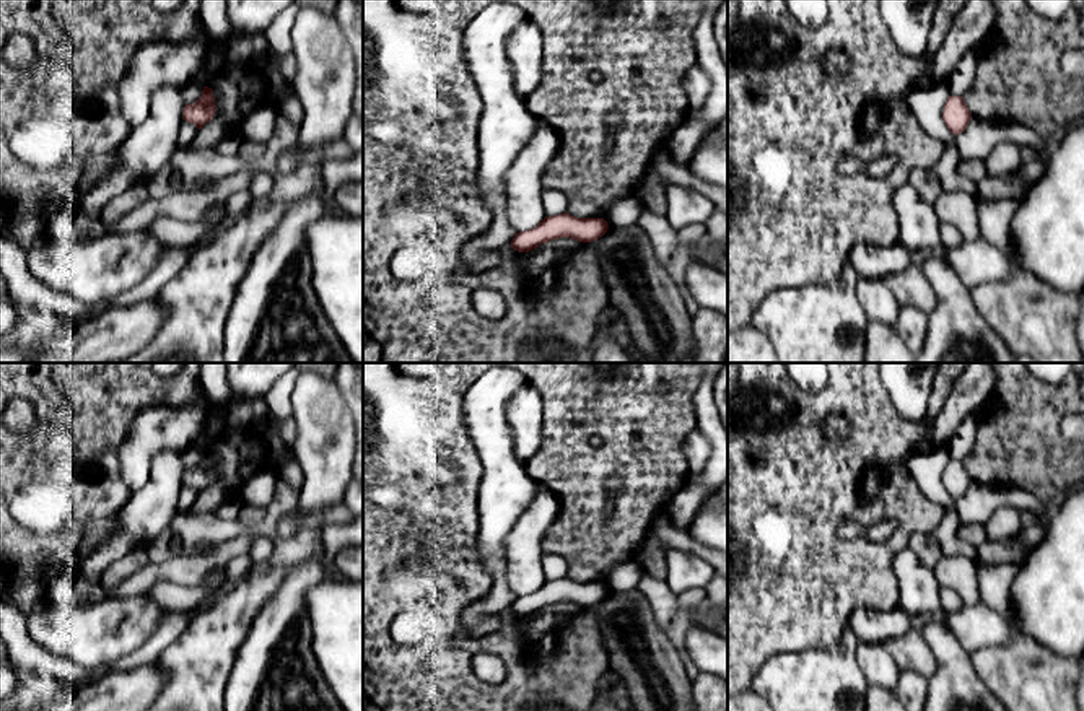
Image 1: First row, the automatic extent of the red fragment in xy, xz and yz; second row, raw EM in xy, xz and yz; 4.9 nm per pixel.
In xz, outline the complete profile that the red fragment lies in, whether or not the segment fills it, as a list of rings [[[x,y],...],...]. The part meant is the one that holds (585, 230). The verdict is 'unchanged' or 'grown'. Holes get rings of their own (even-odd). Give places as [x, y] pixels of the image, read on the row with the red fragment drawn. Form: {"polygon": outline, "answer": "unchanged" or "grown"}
{"polygon": [[[568,212],[545,216],[535,228],[516,233],[511,247],[518,252],[529,252],[553,239],[570,238],[579,242],[592,242],[609,229],[604,218],[576,218]]], "answer": "unchanged"}

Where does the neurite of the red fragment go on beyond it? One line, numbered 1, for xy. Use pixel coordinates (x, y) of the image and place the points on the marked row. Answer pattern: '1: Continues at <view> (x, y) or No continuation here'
1: No continuation here

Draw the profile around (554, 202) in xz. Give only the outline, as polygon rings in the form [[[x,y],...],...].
[[[540,187],[540,202],[542,202],[545,216],[555,216],[568,212],[568,198],[563,192],[557,189]]]

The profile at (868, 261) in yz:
[[[859,242],[851,247],[848,264],[859,278],[885,281],[889,275],[900,273],[911,265],[911,259],[900,242],[887,247]]]

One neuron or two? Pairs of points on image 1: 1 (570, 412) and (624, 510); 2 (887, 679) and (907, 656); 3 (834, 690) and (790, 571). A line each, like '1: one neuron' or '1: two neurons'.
1: one neuron
2: one neuron
3: two neurons

